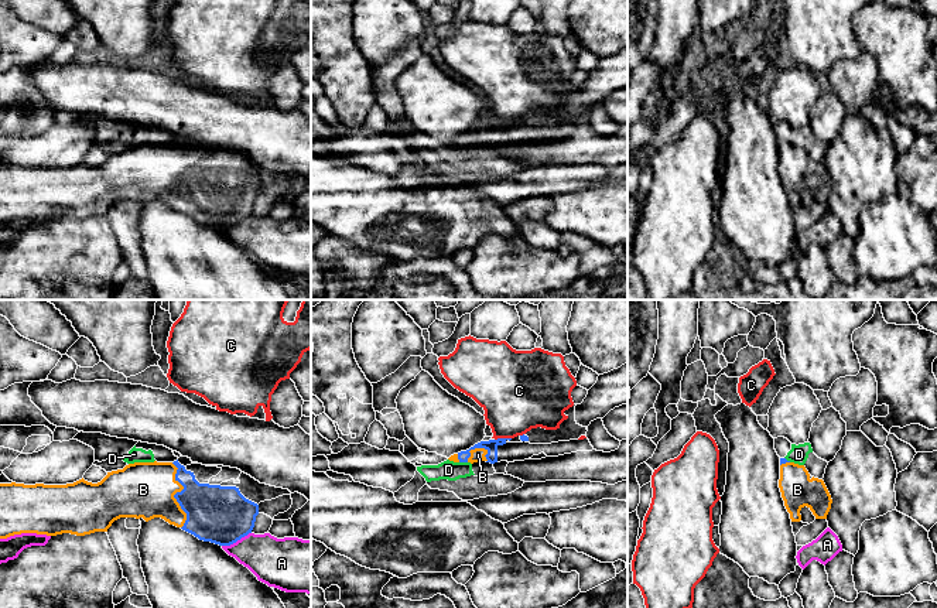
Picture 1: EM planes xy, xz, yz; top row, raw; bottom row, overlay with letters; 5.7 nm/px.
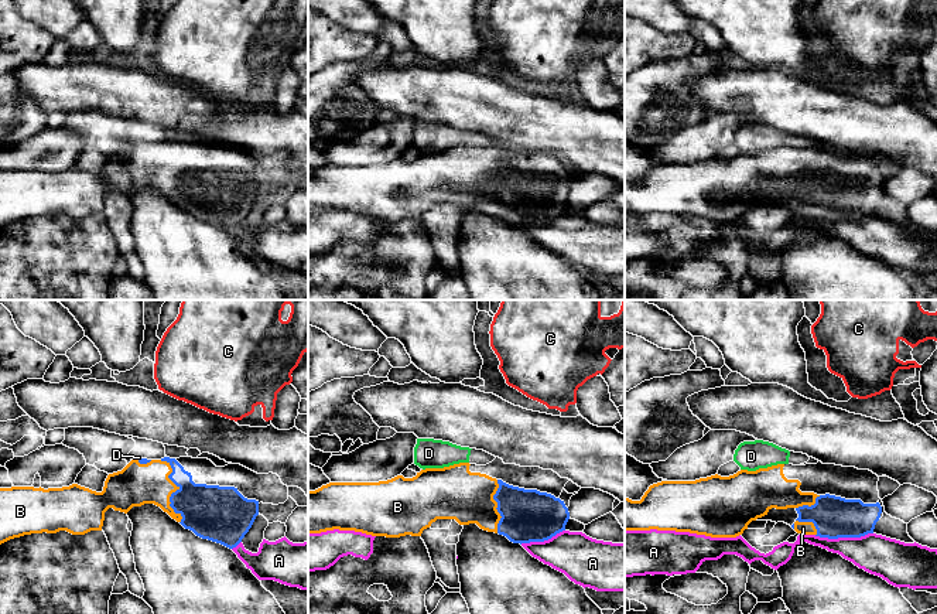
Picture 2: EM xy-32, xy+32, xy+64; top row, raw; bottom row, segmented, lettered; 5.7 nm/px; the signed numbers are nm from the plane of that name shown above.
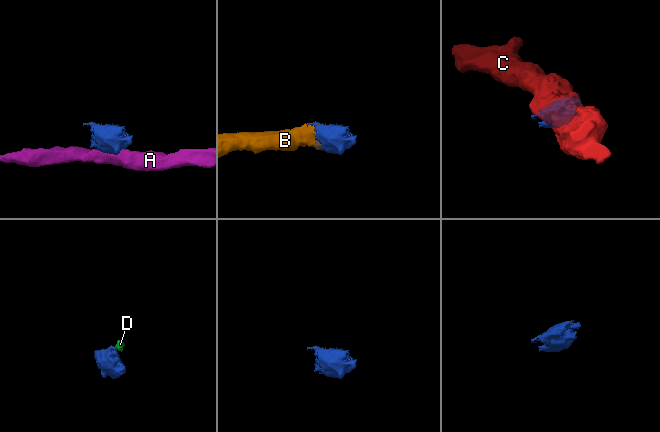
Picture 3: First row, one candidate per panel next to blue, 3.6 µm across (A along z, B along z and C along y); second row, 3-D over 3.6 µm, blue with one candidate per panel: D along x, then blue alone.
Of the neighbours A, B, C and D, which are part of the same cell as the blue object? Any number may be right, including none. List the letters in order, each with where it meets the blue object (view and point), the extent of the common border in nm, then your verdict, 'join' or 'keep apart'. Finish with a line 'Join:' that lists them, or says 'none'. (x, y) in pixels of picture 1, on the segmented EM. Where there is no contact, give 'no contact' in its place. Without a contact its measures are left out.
A: xy (236, 540) | 190 nm | keep apart
B: xy (174, 495) | 380 nm | join
C: xz (502, 439) | 100 nm | keep apart
D: xz (464, 461) | 50 nm | keep apart
Join: B

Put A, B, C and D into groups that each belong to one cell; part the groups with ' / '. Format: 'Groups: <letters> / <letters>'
Groups: A / B / C / D

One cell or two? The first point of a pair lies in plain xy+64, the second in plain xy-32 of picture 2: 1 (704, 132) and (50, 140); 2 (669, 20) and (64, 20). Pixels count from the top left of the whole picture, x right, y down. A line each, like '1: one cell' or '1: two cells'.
1: one cell
2: one cell

